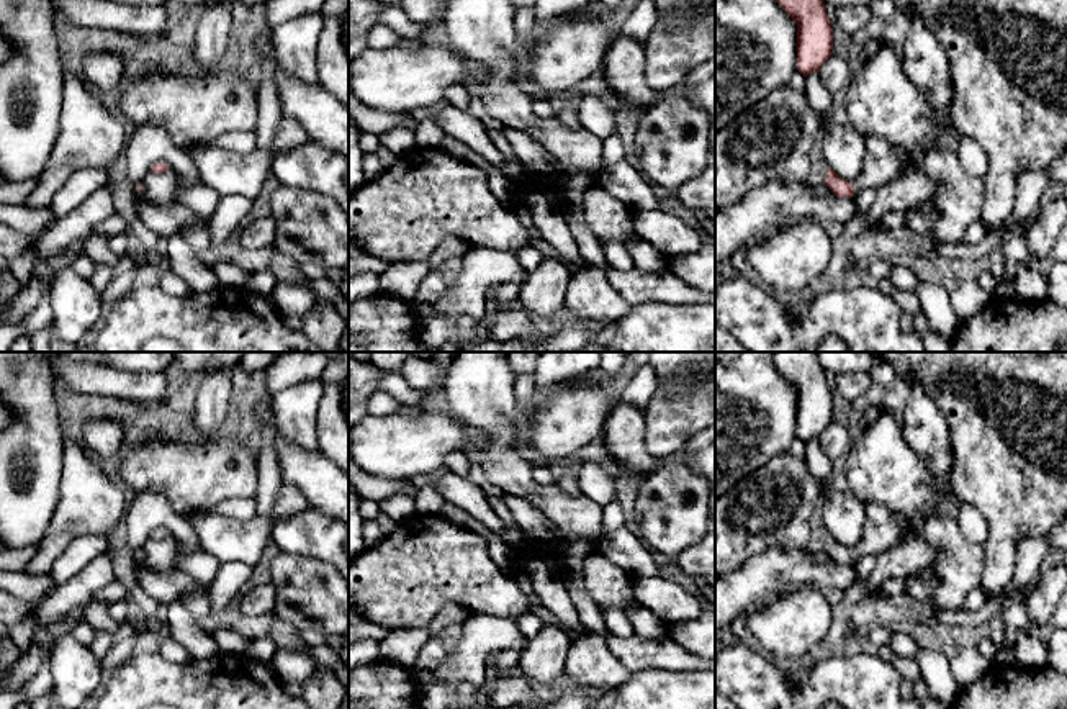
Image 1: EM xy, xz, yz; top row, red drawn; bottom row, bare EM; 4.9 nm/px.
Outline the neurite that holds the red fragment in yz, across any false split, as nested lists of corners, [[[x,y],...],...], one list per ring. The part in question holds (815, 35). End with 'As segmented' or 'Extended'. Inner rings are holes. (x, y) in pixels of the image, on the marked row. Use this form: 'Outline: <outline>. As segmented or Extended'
Outline: [[[776,0],[797,25],[797,70],[820,72],[833,56],[833,28],[823,0]]]. As segmented

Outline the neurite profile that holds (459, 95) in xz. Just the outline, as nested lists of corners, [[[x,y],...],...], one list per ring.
[[[450,85],[445,90],[447,102],[463,111],[468,111],[471,92],[465,85]]]

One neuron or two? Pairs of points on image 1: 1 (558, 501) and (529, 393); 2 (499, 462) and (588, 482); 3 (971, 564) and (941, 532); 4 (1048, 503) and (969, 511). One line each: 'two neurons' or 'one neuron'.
1: two neurons
2: two neurons
3: one neuron
4: two neurons

